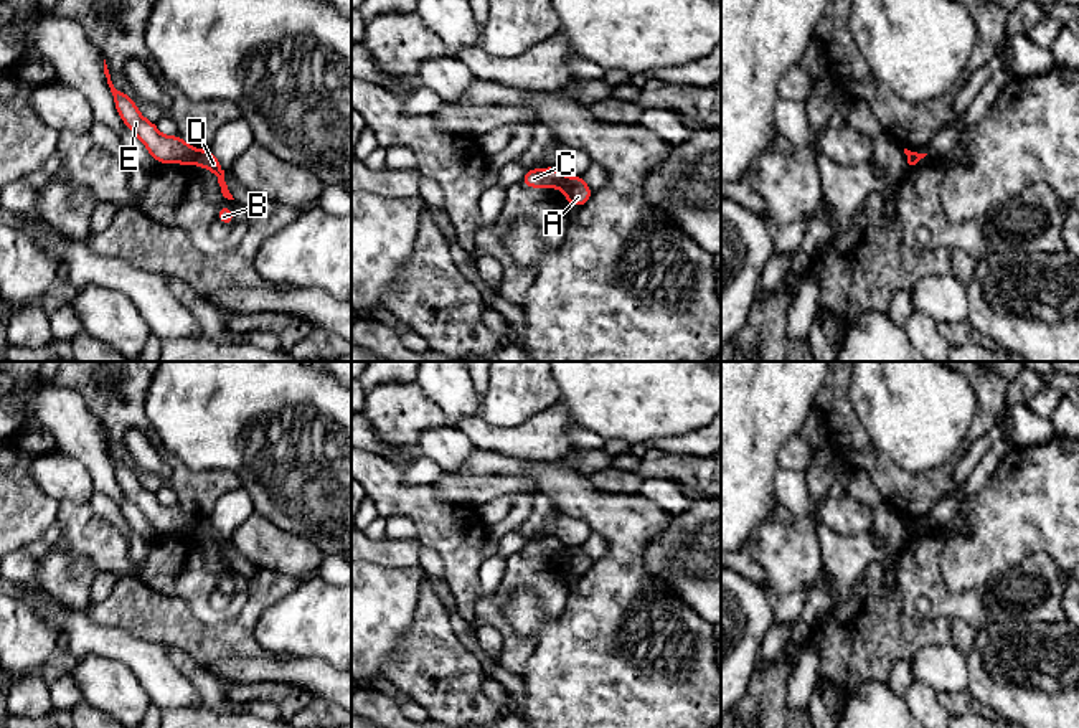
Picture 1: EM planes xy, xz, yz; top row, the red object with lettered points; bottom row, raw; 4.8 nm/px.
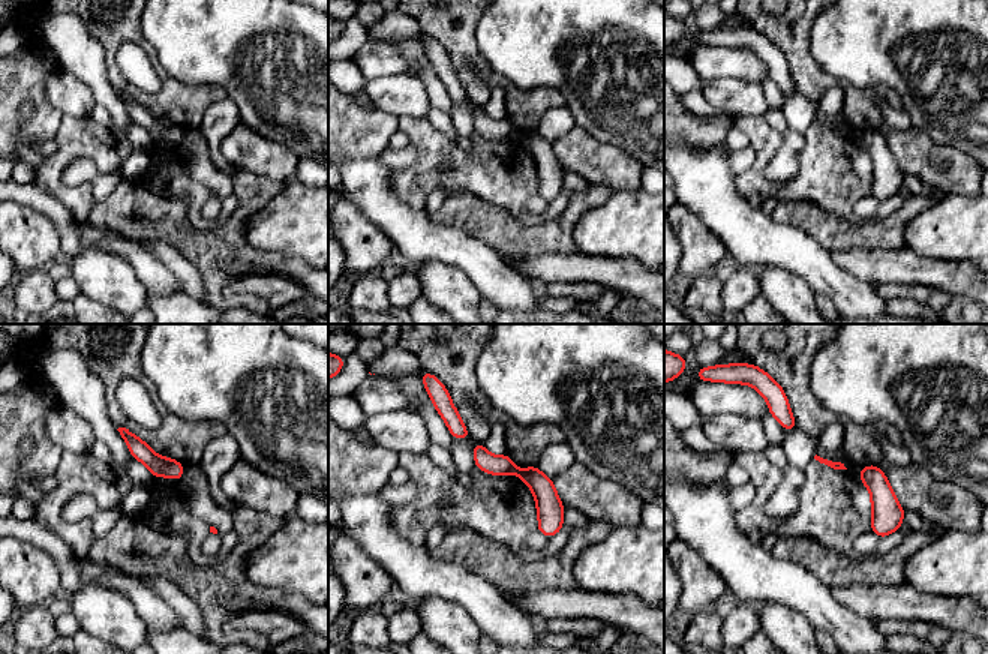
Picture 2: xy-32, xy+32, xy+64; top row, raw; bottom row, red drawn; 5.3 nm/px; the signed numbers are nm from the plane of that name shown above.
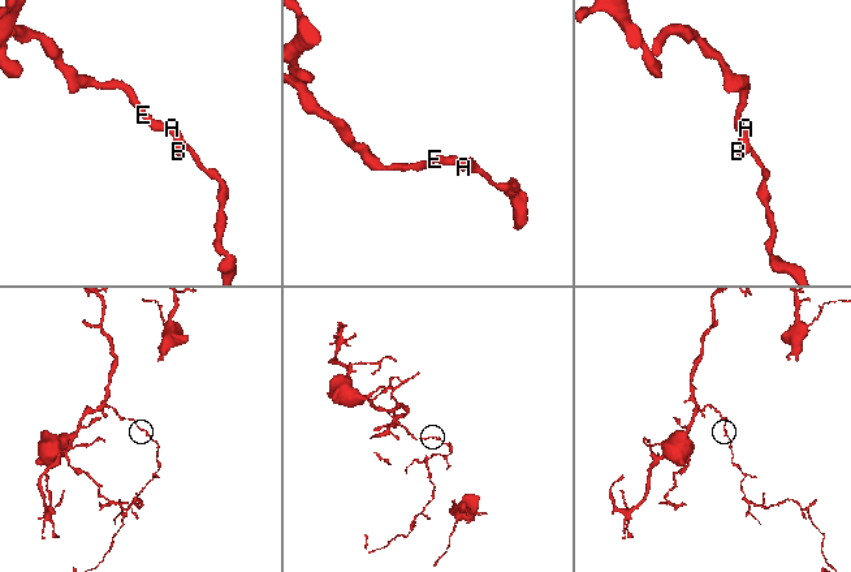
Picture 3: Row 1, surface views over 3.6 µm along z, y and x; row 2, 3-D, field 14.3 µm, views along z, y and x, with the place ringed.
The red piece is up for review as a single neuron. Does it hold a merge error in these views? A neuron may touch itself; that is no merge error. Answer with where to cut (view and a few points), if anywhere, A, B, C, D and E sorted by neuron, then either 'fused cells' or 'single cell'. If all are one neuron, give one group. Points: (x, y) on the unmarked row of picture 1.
xy (197, 520), (193, 530) | A B D / C E | fused cells

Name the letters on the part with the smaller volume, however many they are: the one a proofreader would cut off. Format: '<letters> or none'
A, B, D

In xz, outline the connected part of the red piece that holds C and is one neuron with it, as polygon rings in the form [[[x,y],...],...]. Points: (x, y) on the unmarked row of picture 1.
[[[548,537],[541,540],[526,540],[521,548],[521,555],[535,558],[558,558],[563,556],[564,545],[556,537]]]

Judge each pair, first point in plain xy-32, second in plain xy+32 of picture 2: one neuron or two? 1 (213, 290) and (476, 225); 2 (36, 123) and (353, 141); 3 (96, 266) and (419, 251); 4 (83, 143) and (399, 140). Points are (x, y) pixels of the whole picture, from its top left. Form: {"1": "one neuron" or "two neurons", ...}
{"1": "one neuron", "2": "one neuron", "3": "two neurons", "4": "two neurons"}

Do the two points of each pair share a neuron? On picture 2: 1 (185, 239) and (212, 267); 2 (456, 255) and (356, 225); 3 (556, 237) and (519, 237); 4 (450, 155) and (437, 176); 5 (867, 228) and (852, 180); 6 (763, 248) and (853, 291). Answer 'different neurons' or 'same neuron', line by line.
1: same neuron
2: different neurons
3: same neuron
4: same neuron
5: different neurons
6: same neuron

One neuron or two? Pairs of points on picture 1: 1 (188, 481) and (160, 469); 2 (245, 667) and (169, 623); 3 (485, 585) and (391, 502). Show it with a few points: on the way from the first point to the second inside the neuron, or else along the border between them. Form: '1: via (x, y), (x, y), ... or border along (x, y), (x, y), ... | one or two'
1: border along (167, 464), (170, 469), (167, 484), (179, 502) | two
2: border along (266, 657), (220, 657), (203, 666) | two
3: border along (507, 560), (499, 588), (484, 596) | two

